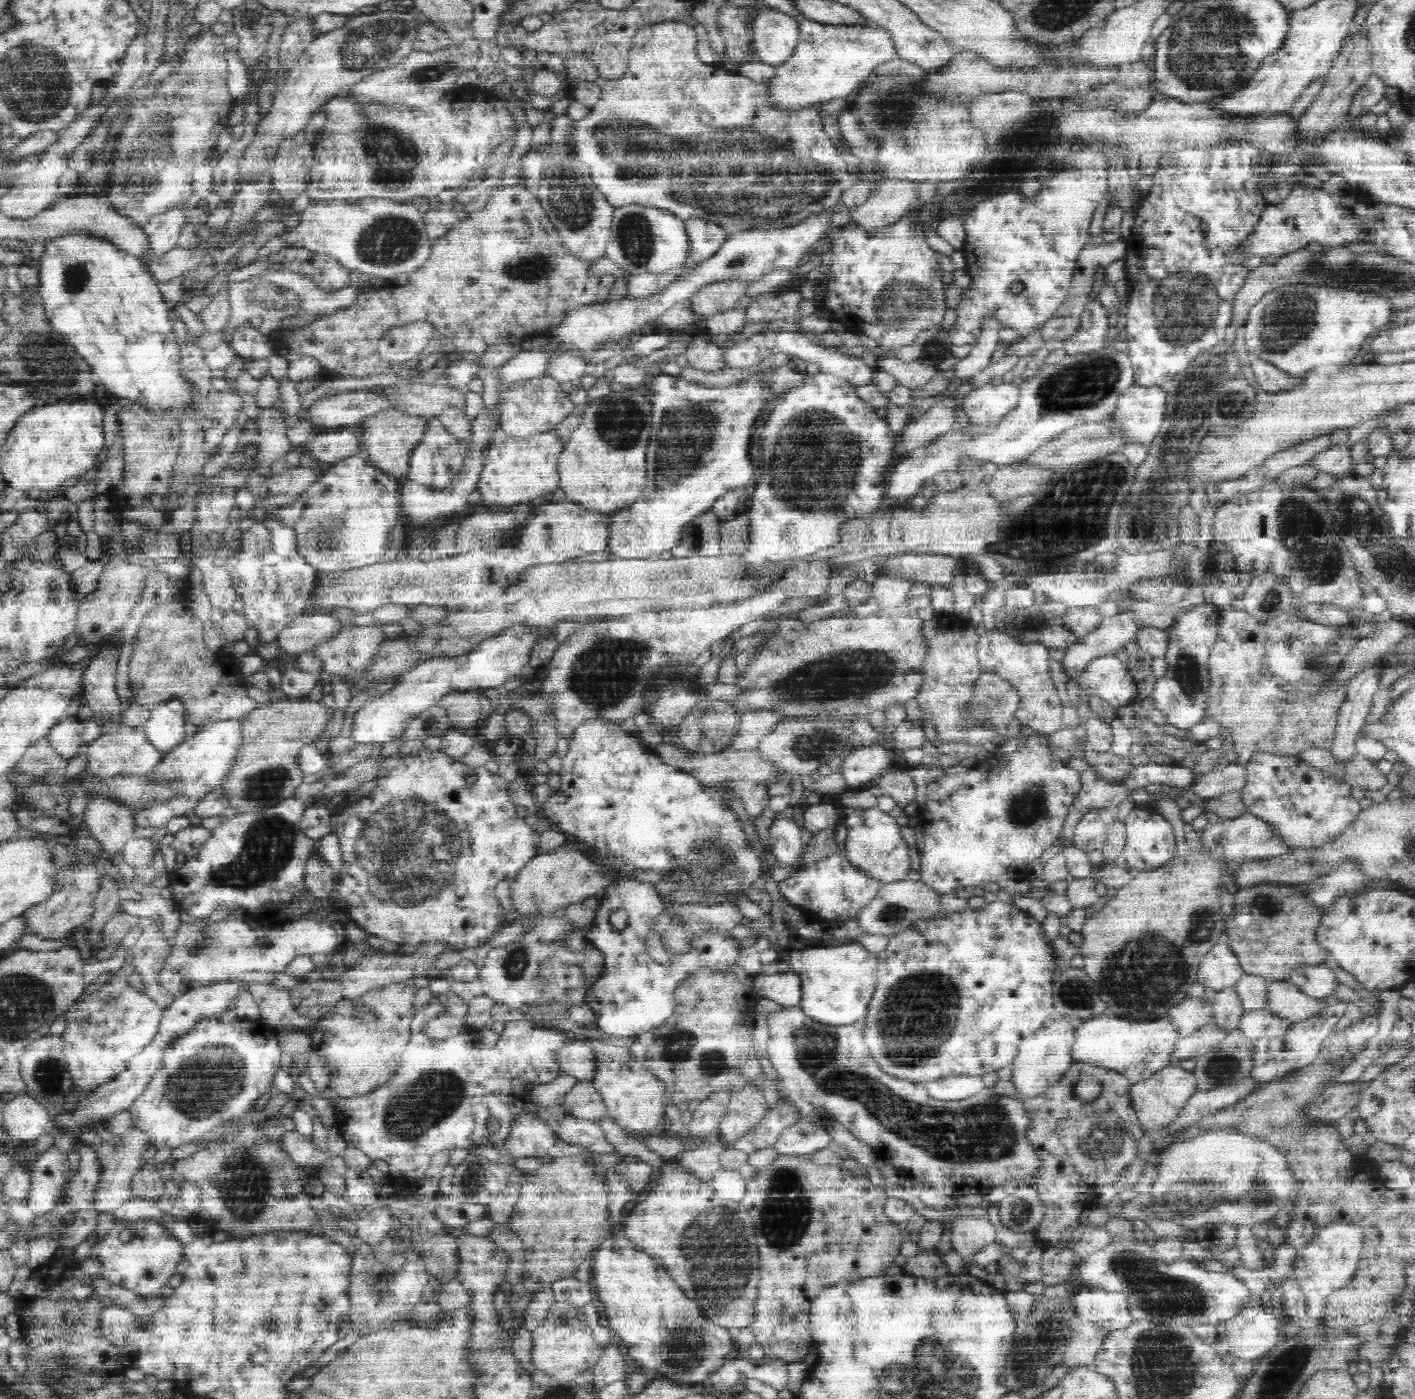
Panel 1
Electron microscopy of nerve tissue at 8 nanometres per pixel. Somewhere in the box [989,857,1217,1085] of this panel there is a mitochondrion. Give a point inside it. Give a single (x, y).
(1075, 992)

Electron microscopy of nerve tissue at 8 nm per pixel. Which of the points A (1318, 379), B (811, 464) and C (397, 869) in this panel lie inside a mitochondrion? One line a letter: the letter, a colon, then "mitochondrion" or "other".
A: other
B: mitochondrion
C: mitochondrion

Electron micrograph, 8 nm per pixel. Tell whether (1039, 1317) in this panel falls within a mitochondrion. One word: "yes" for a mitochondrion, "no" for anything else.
yes

